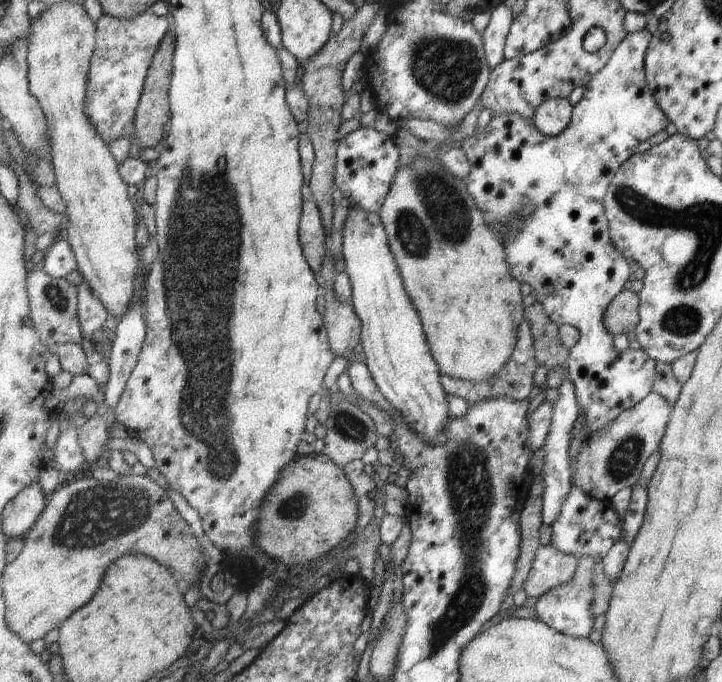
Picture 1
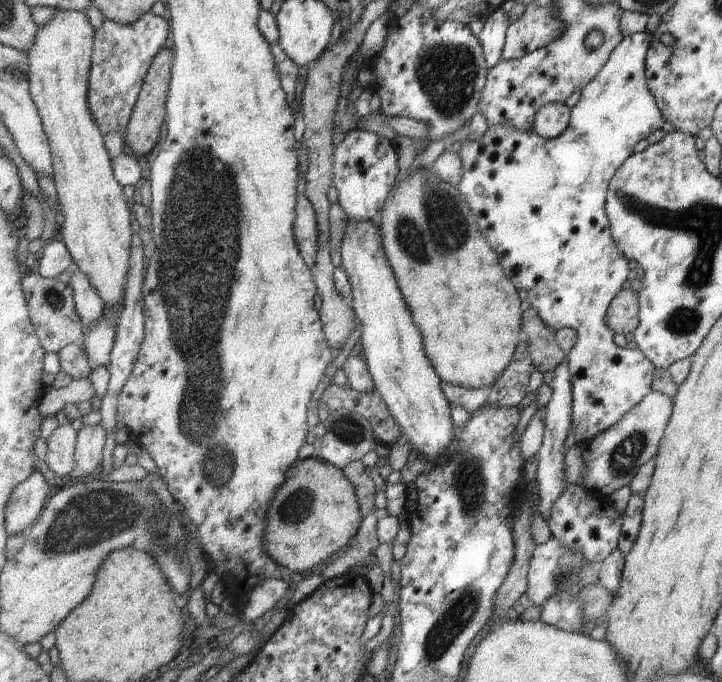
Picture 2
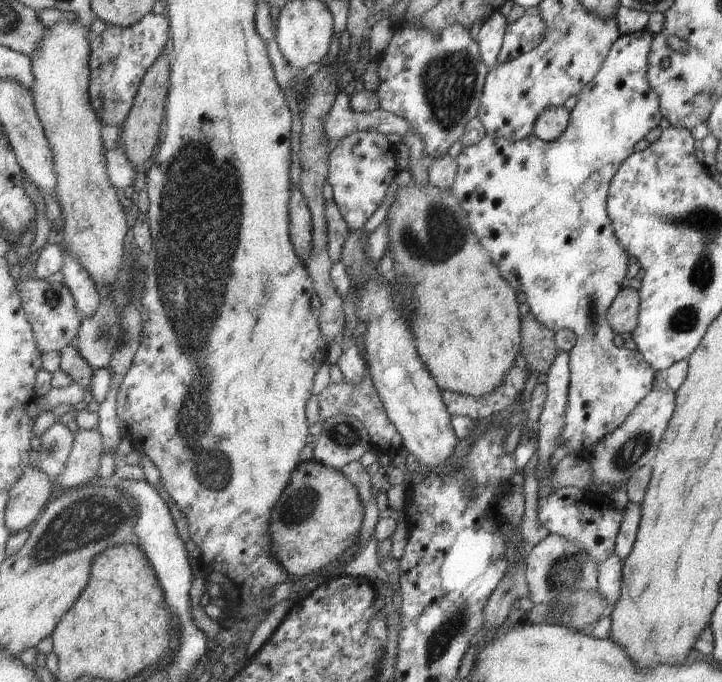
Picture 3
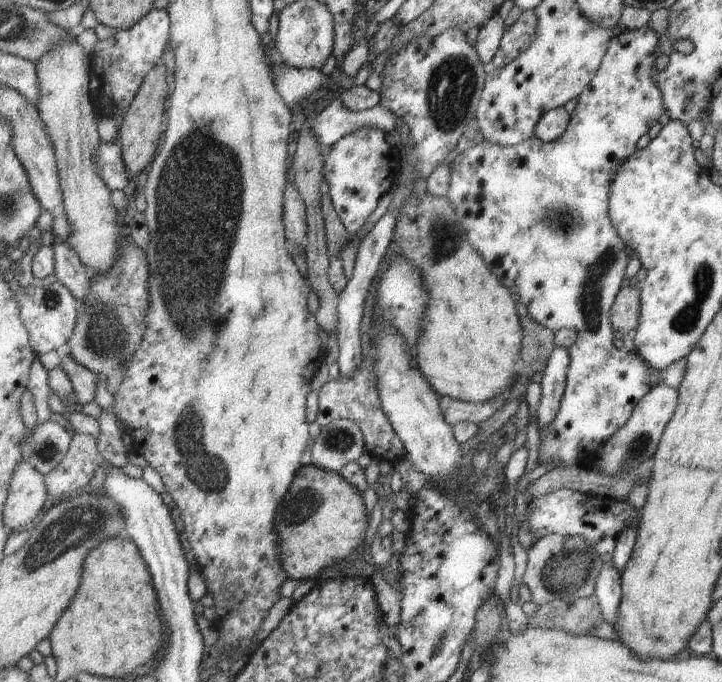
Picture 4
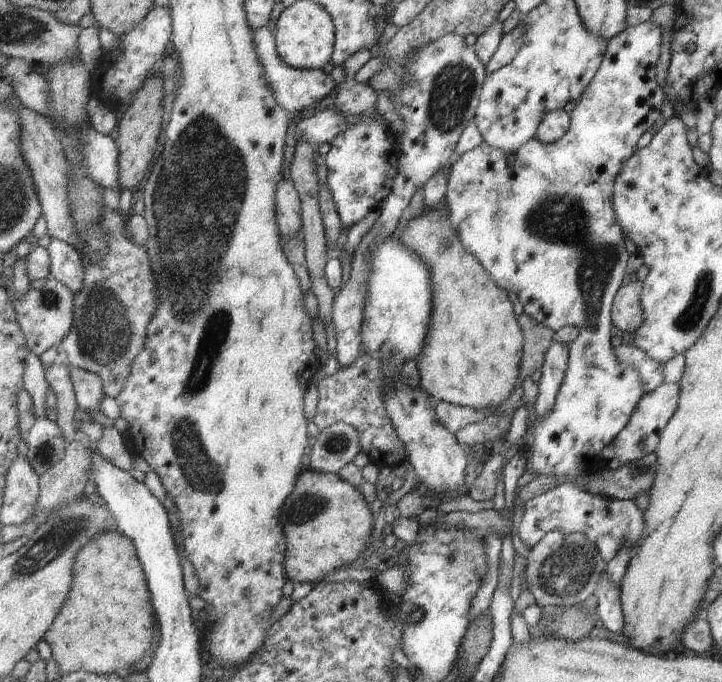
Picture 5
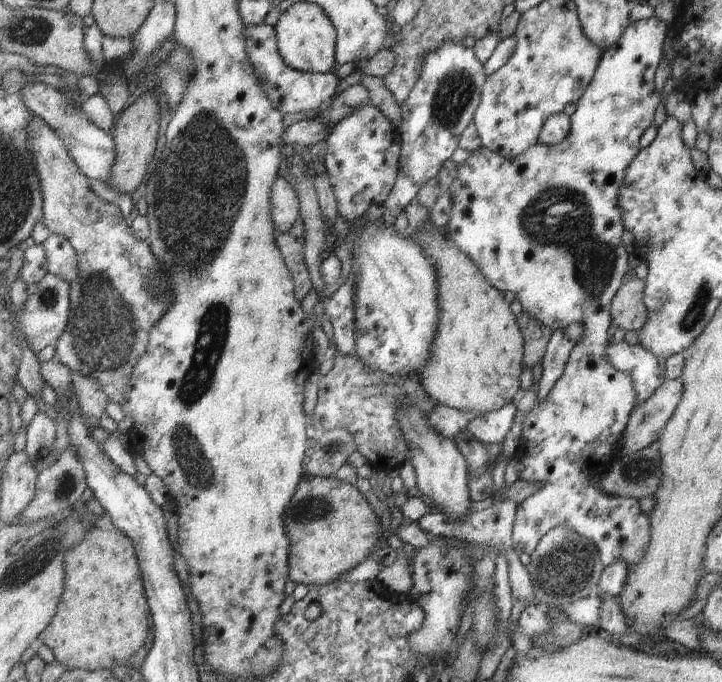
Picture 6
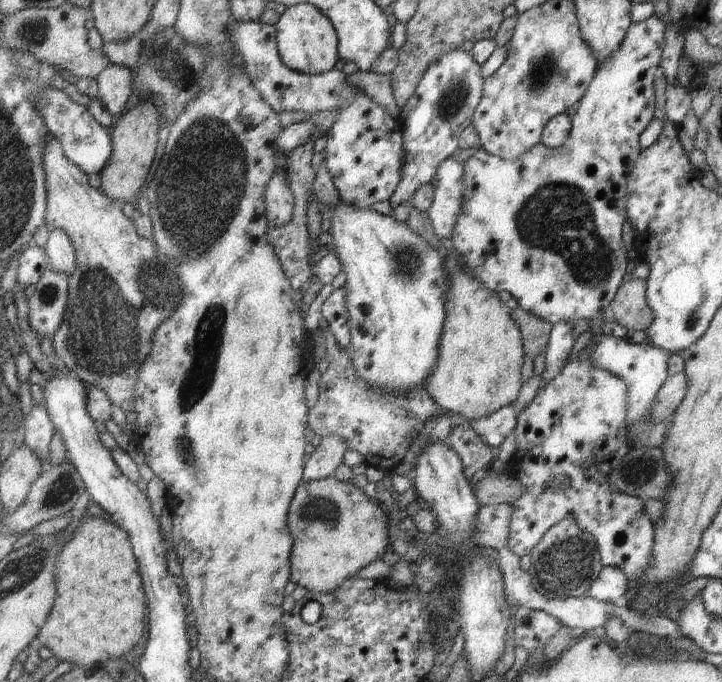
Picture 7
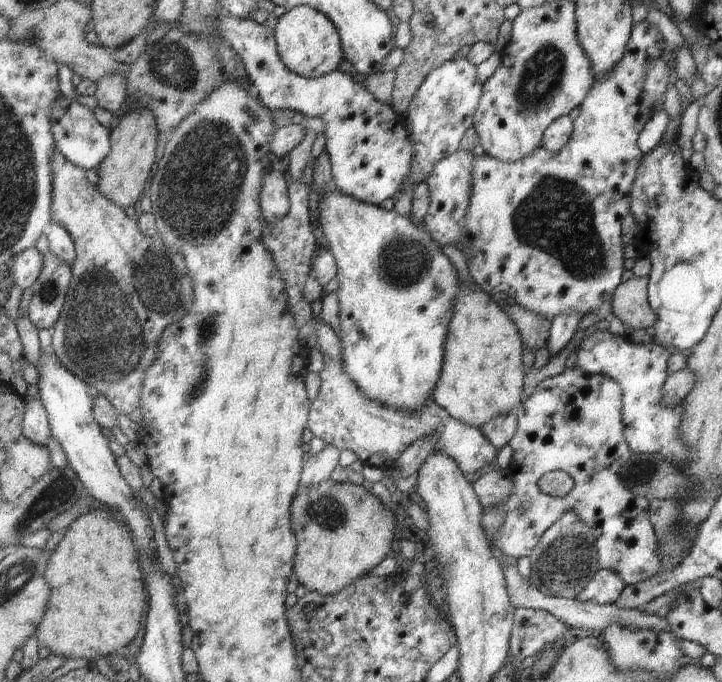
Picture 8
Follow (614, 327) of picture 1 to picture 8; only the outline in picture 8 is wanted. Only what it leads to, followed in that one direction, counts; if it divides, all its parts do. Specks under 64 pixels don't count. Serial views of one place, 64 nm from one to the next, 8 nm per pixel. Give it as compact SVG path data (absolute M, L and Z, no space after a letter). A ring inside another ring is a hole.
M647 276L621 282L611 298L612 313L629 330L651 330L657 321L646 300Z

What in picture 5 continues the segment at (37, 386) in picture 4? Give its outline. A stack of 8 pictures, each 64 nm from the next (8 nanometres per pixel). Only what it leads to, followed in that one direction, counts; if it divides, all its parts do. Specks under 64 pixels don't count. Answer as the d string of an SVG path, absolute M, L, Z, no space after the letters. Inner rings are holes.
M35 353L27 356L27 364L25 364L25 390L30 394L33 400L33 408L36 417L46 417L45 410L47 408L47 390L49 384L45 380L45 370L43 364L39 360L39 355Z

